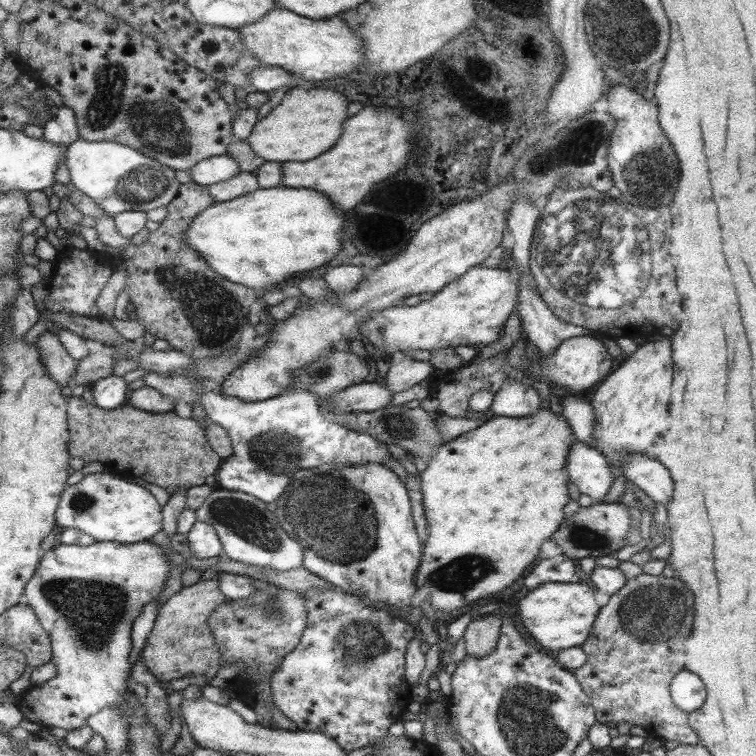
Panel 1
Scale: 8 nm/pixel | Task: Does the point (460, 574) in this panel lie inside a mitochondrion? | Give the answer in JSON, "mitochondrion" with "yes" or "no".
{"mitochondrion":"yes"}

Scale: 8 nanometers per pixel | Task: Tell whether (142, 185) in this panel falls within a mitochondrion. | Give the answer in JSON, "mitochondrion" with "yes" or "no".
{"mitochondrion":"yes"}

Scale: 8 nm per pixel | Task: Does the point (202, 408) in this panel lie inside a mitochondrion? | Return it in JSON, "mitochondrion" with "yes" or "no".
{"mitochondrion":"no"}

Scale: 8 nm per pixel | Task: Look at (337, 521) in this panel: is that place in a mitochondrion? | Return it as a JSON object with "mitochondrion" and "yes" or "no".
{"mitochondrion":"yes"}

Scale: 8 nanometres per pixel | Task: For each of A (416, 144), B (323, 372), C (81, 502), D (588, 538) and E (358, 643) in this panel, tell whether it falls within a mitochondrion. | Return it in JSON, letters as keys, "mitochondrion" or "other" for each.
{"A":"other","B":"mitochondrion","C":"mitochondrion","D":"mitochondrion","E":"mitochondrion"}

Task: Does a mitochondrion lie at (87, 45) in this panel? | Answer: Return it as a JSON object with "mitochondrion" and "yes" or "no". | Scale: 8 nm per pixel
{"mitochondrion":"no"}

